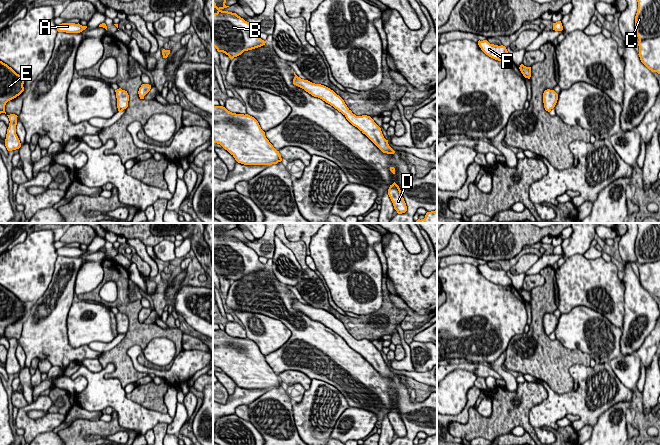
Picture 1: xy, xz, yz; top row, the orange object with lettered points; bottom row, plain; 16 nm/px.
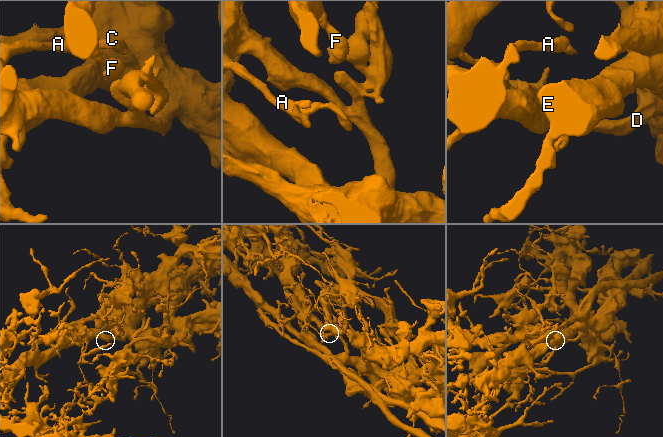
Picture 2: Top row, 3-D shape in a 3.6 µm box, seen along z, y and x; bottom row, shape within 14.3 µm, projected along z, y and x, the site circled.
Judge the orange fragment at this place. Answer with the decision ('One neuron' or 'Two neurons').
Two neurons

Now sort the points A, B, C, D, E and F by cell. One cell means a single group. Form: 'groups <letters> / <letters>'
groups A B E / C D F

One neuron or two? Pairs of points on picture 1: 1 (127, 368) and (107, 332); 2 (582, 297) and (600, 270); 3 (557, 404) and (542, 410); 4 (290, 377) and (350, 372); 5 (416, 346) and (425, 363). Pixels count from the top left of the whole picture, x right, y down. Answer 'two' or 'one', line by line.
1: two
2: one
3: one
4: two
5: one

